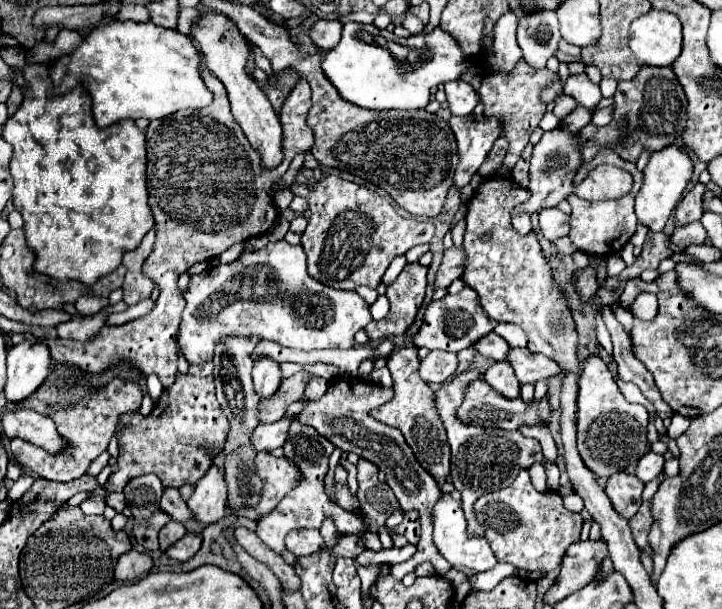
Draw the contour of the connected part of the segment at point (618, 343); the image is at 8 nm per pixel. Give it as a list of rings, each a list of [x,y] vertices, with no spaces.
[[[611,306],[603,308],[603,320],[605,320],[605,326],[607,326],[607,330],[611,334],[611,340],[613,340],[613,358],[615,358],[617,368],[619,368],[619,378],[623,382],[633,382],[643,392],[643,396],[655,406],[655,412],[657,412],[659,418],[665,420],[665,418],[673,416],[673,410],[663,402],[651,372],[633,356],[631,340],[625,334],[623,326],[613,316]]]

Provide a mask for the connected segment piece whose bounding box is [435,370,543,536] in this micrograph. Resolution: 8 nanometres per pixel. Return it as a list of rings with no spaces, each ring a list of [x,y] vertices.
[[[465,370],[449,380],[441,390],[435,392],[435,402],[441,414],[441,420],[447,428],[449,444],[451,444],[451,482],[455,490],[461,492],[461,508],[465,512],[467,530],[475,536],[483,536],[483,528],[473,514],[473,504],[479,496],[489,494],[499,488],[507,488],[511,478],[517,476],[519,470],[531,468],[535,462],[543,460],[541,446],[535,438],[525,438],[521,432],[505,432],[501,428],[485,428],[485,426],[469,426],[457,418],[457,410],[465,398],[465,390],[471,382],[479,378],[479,370]]]

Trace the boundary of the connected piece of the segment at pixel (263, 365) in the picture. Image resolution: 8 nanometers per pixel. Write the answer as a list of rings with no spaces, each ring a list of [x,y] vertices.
[[[259,356],[253,364],[253,382],[255,382],[255,392],[261,398],[267,398],[271,394],[277,392],[279,384],[281,384],[281,370],[279,370],[279,362]]]

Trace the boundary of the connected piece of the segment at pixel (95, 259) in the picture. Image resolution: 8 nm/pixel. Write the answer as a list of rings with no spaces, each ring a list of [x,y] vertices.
[[[35,78],[29,82],[23,104],[3,126],[3,140],[13,146],[11,200],[23,216],[27,246],[35,254],[33,270],[55,280],[77,280],[93,286],[101,276],[113,272],[125,252],[135,250],[155,224],[153,210],[147,202],[146,136],[133,120],[99,128],[91,116],[91,100],[83,88],[65,96],[49,98],[51,80]]]

